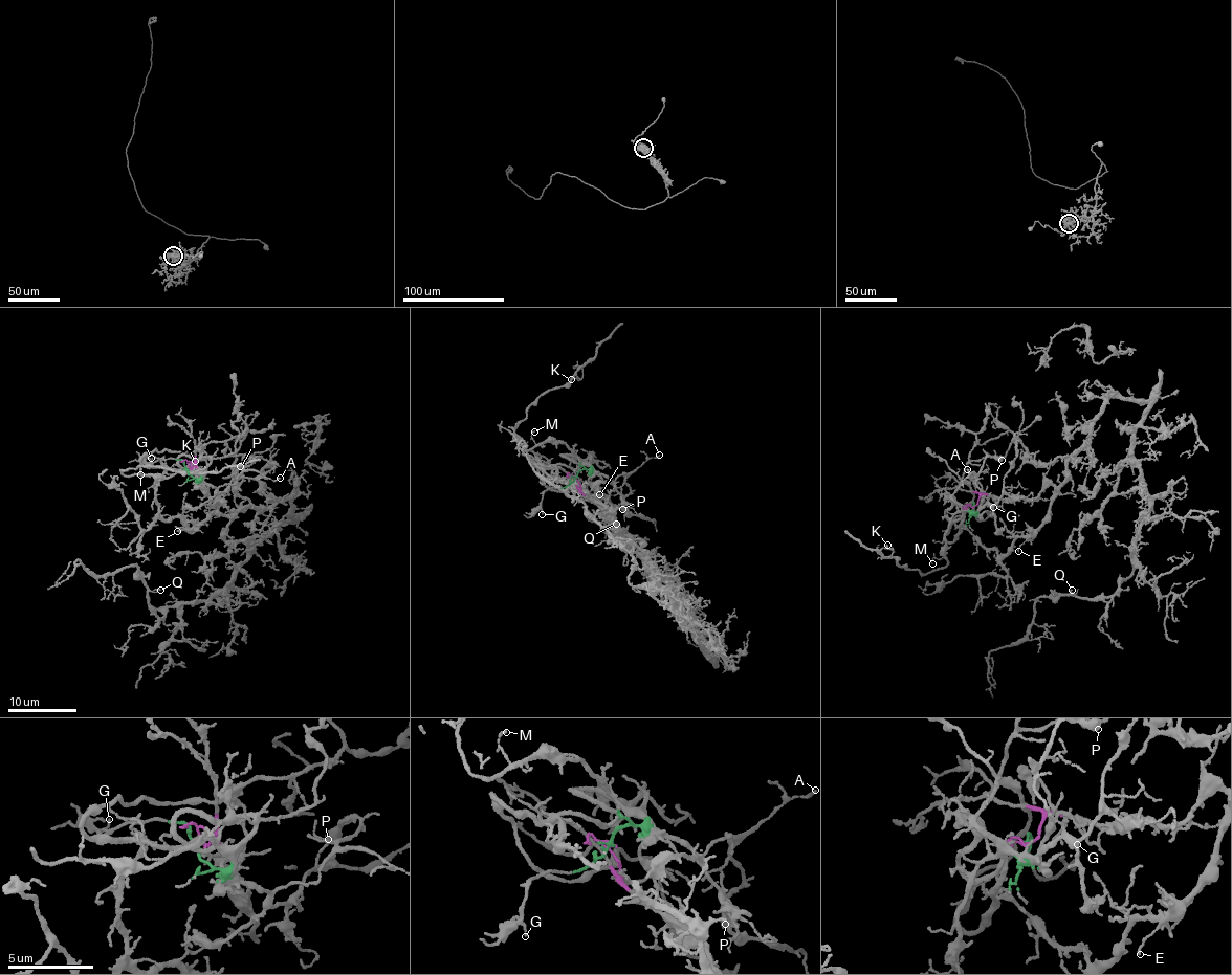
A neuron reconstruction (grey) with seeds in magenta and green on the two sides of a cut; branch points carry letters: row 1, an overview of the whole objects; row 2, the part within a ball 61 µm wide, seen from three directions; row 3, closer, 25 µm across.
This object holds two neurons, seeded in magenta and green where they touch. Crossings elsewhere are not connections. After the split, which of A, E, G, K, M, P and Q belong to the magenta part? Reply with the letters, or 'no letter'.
E, Q

